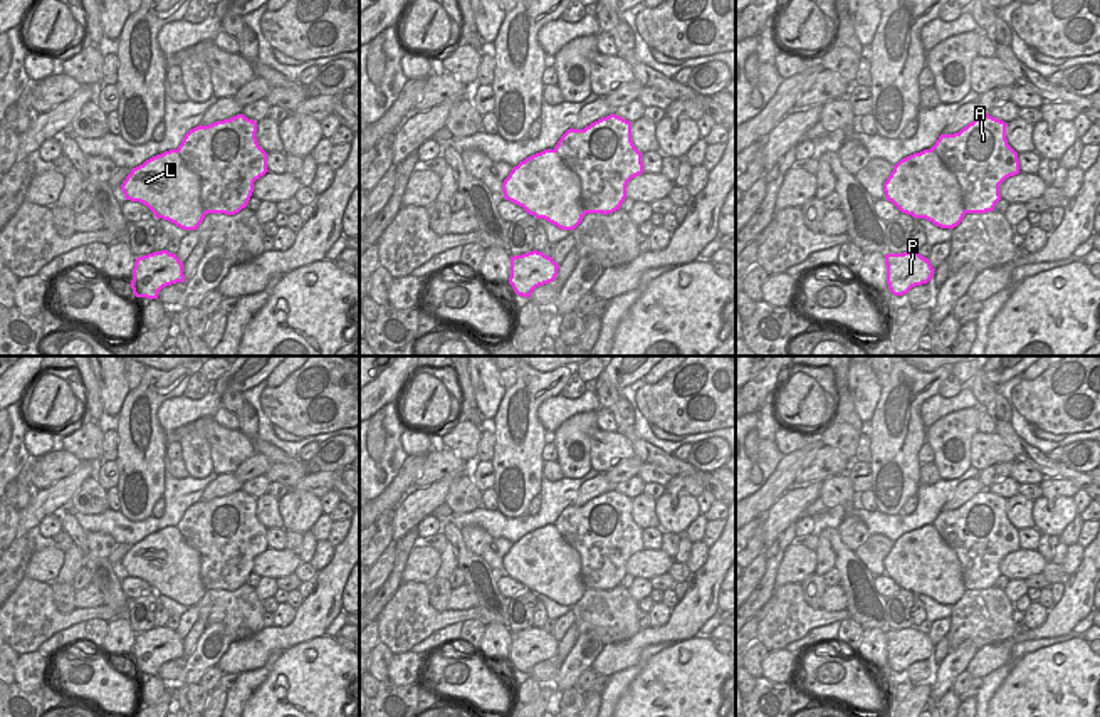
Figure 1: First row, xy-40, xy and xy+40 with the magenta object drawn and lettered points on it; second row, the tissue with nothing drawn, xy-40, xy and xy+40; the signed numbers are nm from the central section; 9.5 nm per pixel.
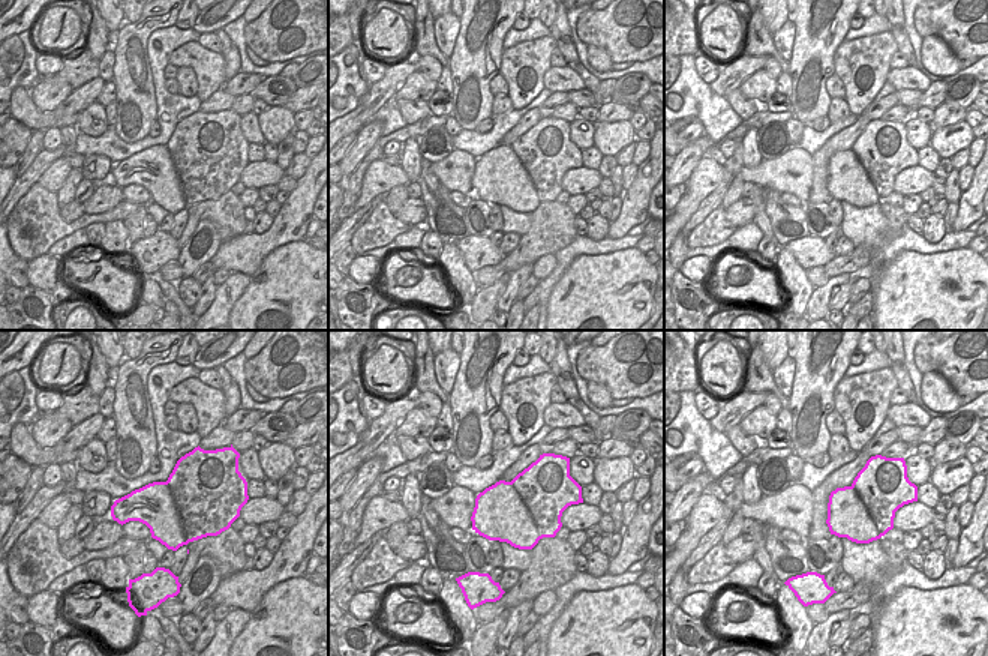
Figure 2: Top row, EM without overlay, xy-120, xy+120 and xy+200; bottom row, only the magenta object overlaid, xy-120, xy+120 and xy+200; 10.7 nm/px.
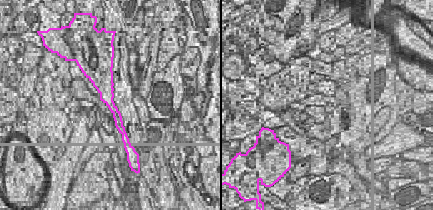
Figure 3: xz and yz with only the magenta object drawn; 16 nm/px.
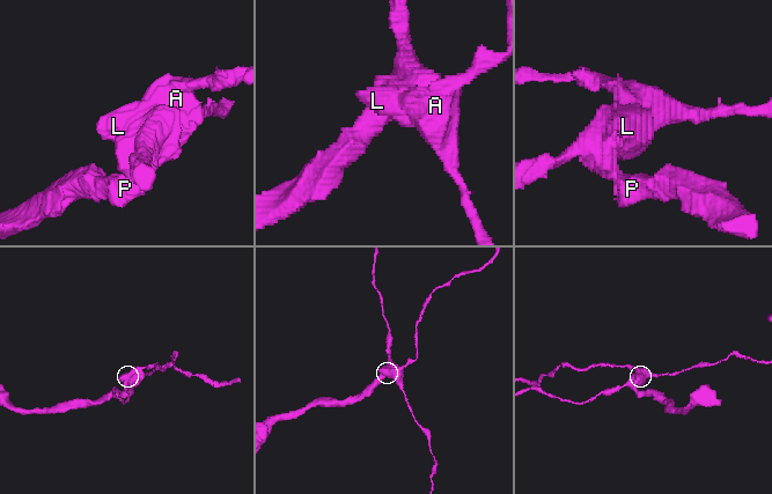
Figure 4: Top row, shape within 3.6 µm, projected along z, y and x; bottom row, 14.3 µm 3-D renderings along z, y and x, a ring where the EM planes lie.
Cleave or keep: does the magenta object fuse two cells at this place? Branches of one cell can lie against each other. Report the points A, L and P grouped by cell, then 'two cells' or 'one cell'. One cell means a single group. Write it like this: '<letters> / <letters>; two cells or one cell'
A P / L; two cells

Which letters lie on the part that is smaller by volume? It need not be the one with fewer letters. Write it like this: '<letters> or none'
L.

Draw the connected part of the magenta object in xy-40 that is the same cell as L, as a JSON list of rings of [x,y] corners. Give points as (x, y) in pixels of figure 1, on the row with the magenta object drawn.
[[[170,149],[131,170],[121,185],[126,200],[146,205],[156,218],[183,230],[196,230],[207,212],[202,205],[202,178]]]

